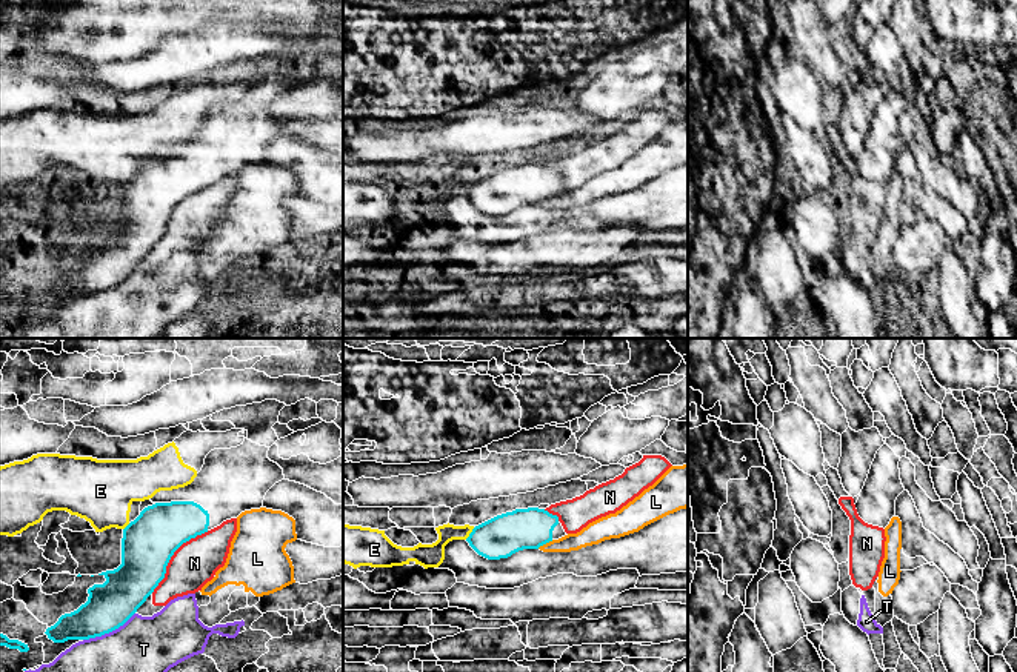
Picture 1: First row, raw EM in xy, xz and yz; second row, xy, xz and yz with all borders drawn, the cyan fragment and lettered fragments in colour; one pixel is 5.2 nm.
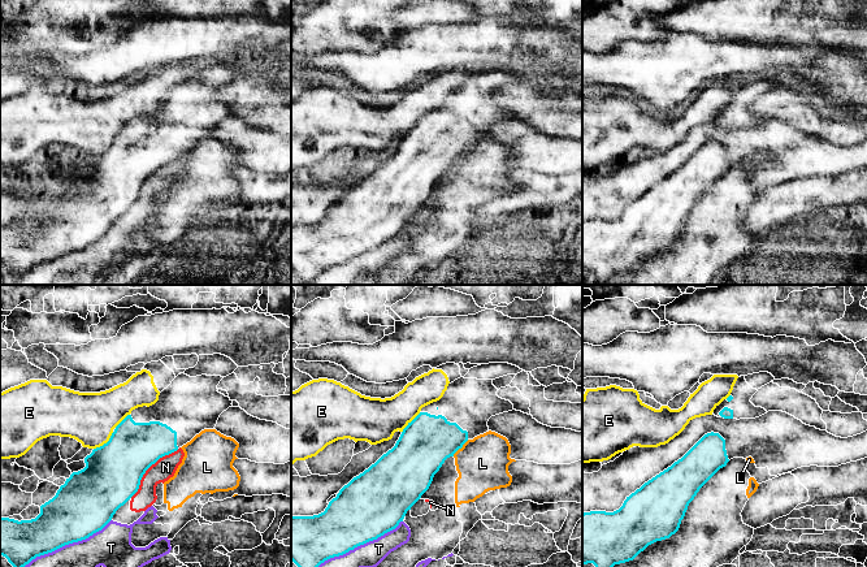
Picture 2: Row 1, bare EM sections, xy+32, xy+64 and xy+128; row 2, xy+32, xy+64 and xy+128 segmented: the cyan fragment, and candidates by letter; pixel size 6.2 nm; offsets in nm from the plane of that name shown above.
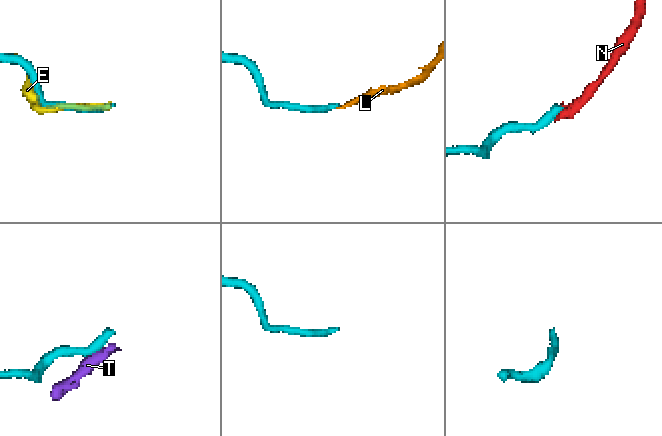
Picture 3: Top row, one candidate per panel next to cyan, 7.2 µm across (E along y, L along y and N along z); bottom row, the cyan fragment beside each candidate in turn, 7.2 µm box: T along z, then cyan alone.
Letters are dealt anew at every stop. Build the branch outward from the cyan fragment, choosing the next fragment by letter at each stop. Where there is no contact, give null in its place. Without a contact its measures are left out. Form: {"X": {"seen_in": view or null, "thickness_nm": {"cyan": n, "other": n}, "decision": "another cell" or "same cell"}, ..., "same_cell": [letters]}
{"E": {"seen_in": "xz", "thickness_nm": {"cyan": 220, "other": 130}, "decision": "another cell"}, "L": {"seen_in": "xz", "thickness_nm": {"cyan": 220, "other": 100}, "decision": "another cell"}, "N": {"seen_in": "xy", "thickness_nm": {"cyan": 280, "other": 240}, "decision": "another cell"}, "T": {"seen_in": "xy", "thickness_nm": {"cyan": 240, "other": 480}, "decision": "another cell"}, "same_cell": []}

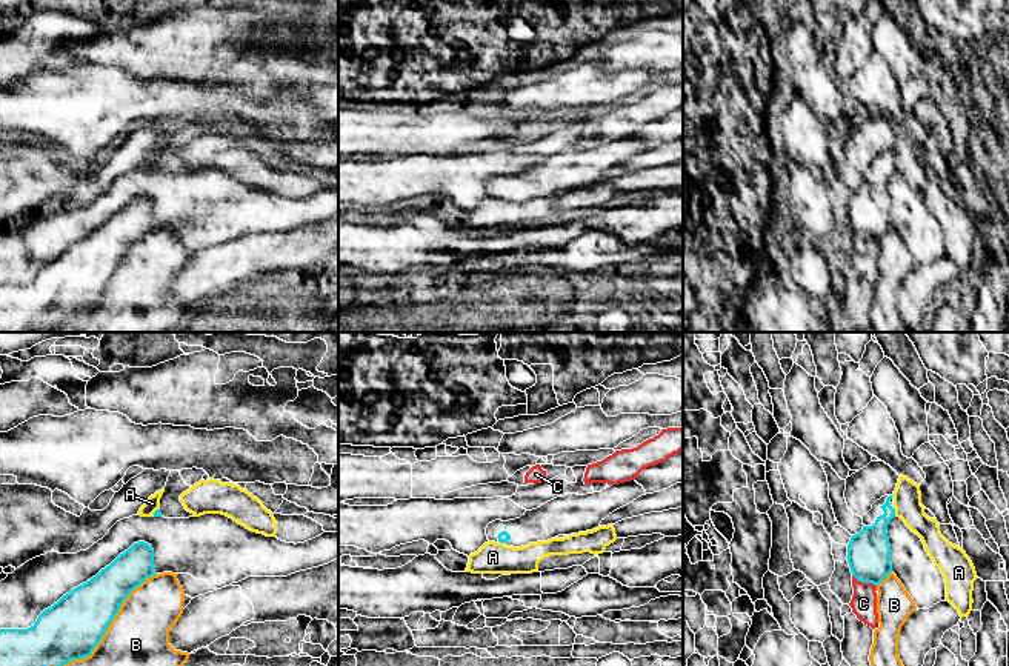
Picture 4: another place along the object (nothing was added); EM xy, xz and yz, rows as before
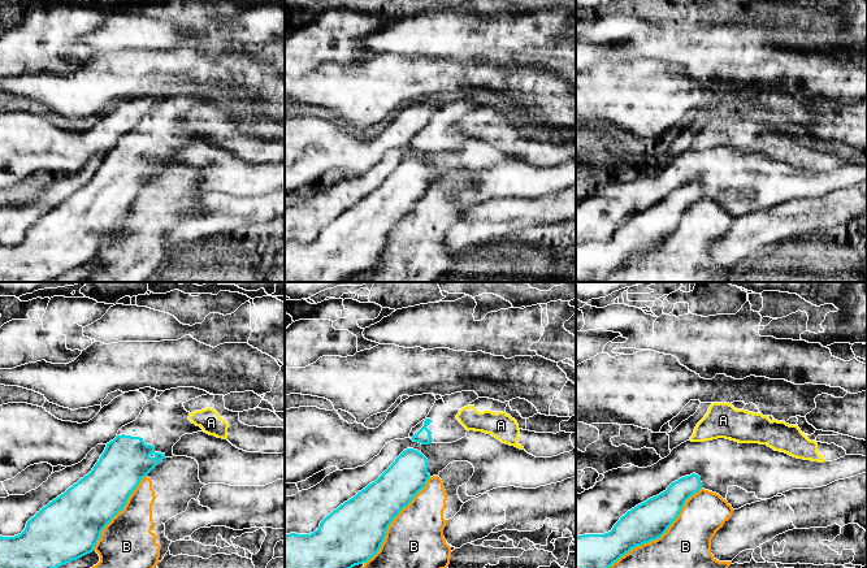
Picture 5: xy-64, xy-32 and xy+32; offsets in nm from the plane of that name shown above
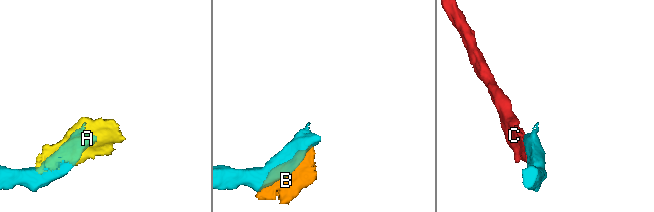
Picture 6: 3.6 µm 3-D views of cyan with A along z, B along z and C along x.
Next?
{"A": {"seen_in": "yz", "thickness_nm": {"cyan": 220, "other": 140}, "decision": "another cell"}, "B": {"seen_in": "xy", "thickness_nm": {"cyan": 320, "other": 440}, "decision": "another cell"}, "C": {"seen_in": "yz", "thickness_nm": {"cyan": 220, "other": 140}, "decision": "another cell"}, "same_cell": []}

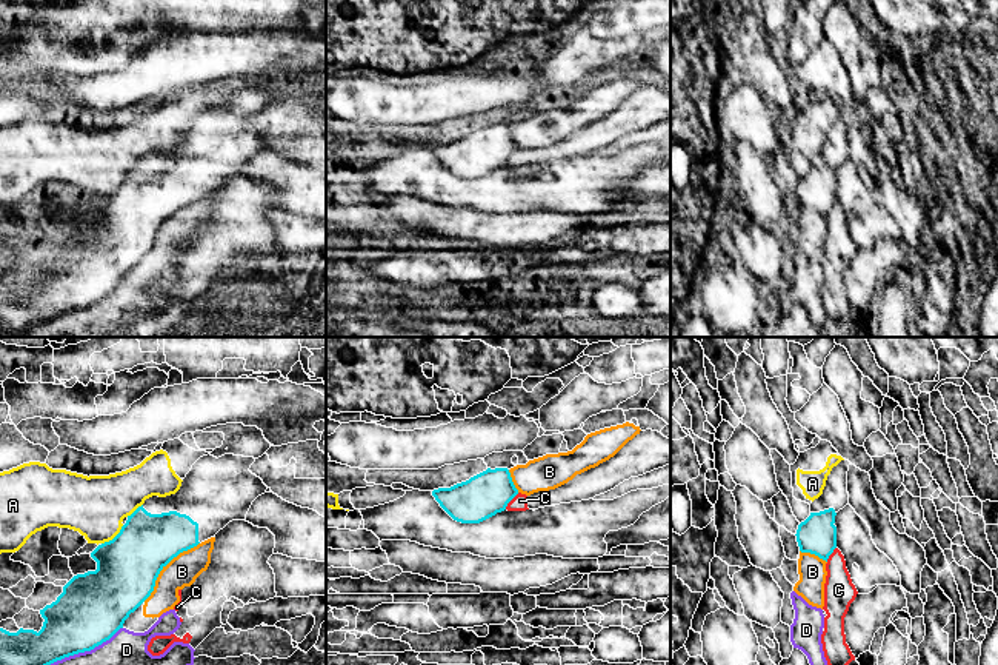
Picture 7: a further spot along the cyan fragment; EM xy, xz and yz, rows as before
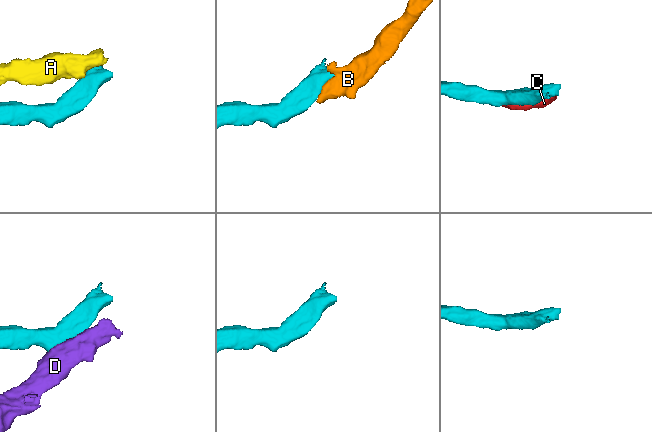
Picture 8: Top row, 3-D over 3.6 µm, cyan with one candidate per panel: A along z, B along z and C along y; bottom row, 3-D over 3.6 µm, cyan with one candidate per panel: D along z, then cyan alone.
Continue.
{"A": {"seen_in": "xy", "thickness_nm": {"cyan": 320, "other": 320}, "decision": "another cell"}, "B": {"seen_in": "xy", "thickness_nm": {"cyan": 320, "other": 160}, "decision": "another cell"}, "C": {"seen_in": "xz", "thickness_nm": {"cyan": 220, "other": 80}, "decision": "another cell"}, "D": {"seen_in": "xy", "thickness_nm": {"cyan": 360, "other": 380}, "decision": "another cell"}, "same_cell": []}

